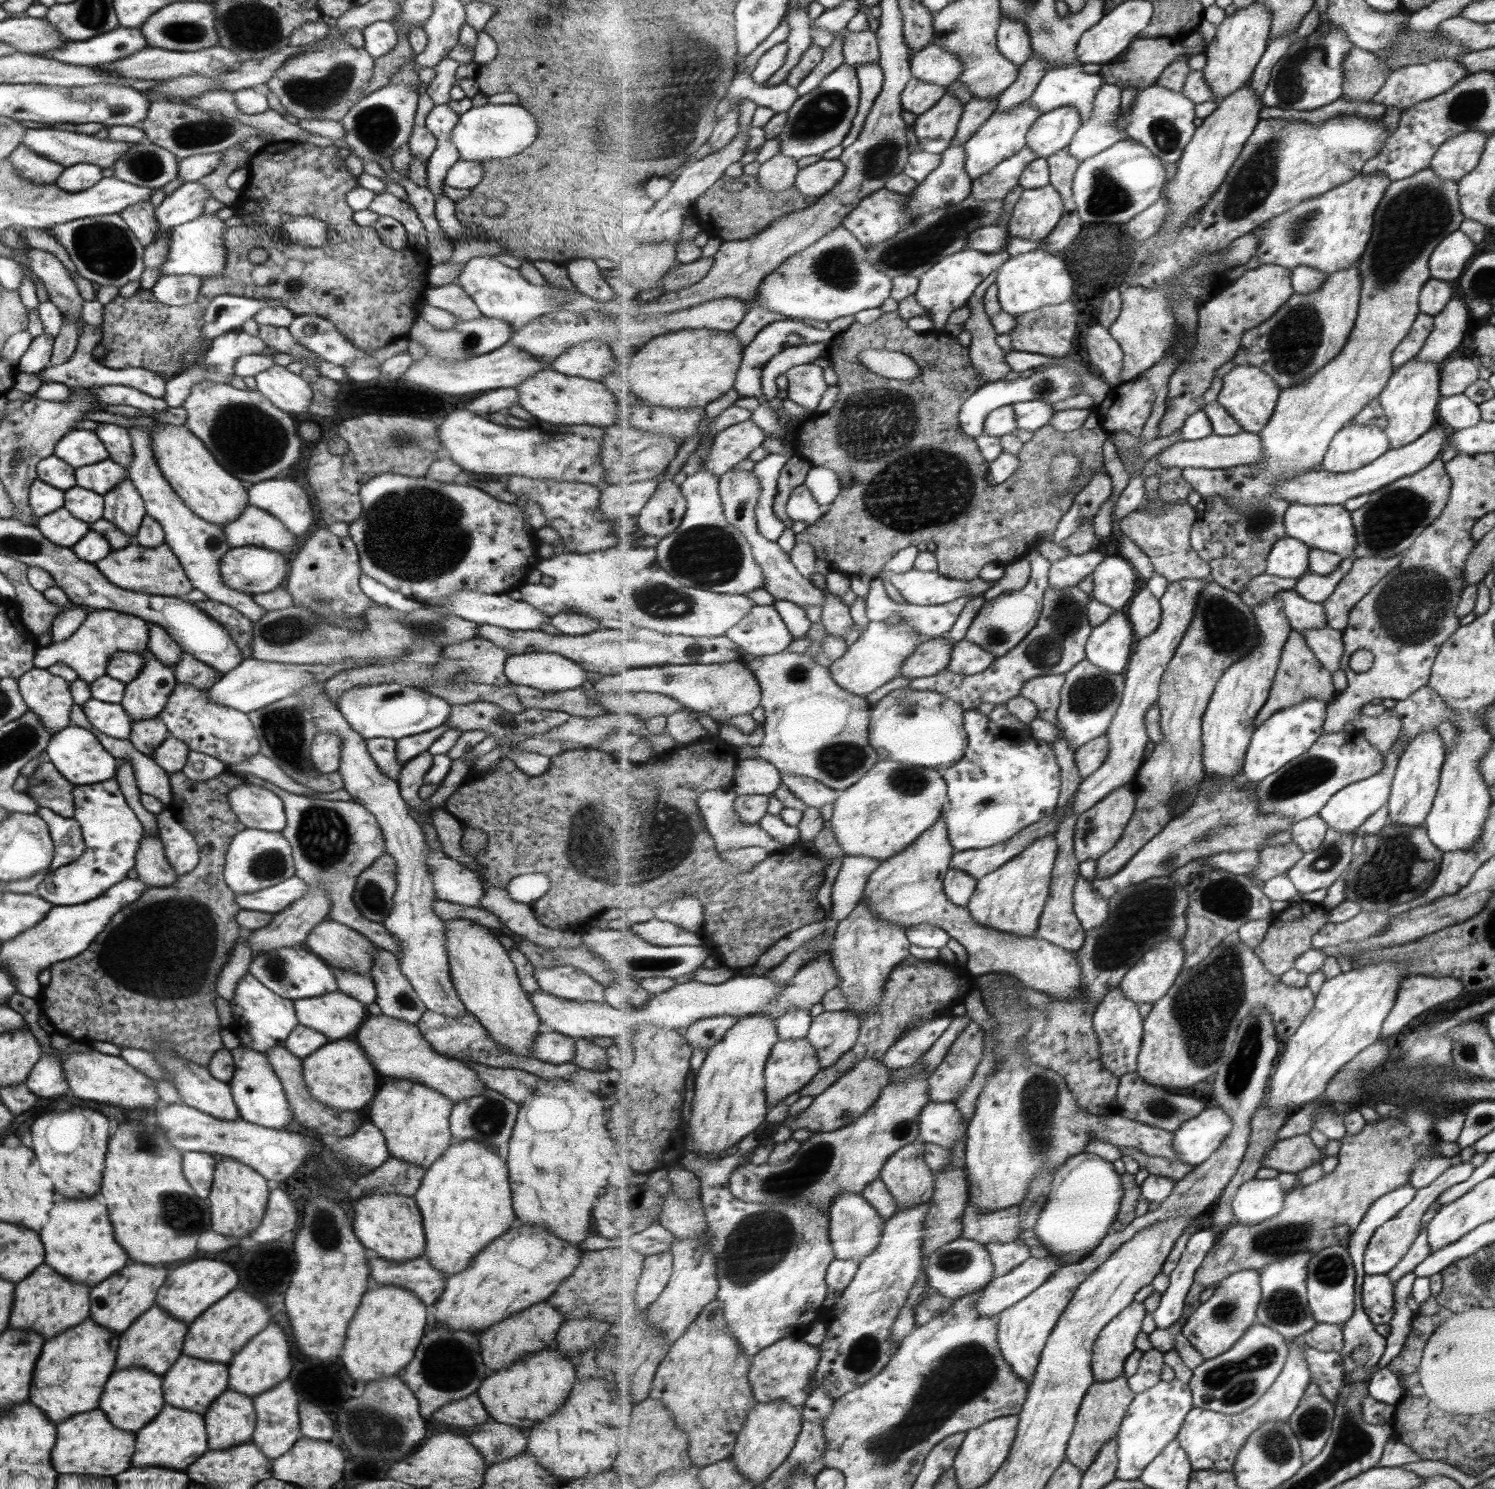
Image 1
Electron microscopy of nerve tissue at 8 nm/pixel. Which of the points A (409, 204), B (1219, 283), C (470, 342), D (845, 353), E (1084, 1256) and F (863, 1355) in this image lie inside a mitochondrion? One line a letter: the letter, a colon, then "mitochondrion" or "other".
A: other
B: other
C: mitochondrion
D: other
E: other
F: mitochondrion

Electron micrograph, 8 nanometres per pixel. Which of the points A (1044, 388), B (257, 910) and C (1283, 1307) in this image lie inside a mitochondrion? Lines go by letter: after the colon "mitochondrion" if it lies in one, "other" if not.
A: mitochondrion
B: other
C: mitochondrion

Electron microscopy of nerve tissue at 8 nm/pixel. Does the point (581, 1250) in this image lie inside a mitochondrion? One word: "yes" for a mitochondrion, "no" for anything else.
no

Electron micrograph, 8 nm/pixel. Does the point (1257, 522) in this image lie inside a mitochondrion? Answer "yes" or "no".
yes

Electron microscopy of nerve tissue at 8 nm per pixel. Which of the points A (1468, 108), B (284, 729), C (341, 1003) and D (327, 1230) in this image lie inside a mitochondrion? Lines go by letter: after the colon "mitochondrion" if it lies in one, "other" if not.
A: mitochondrion
B: mitochondrion
C: other
D: mitochondrion

